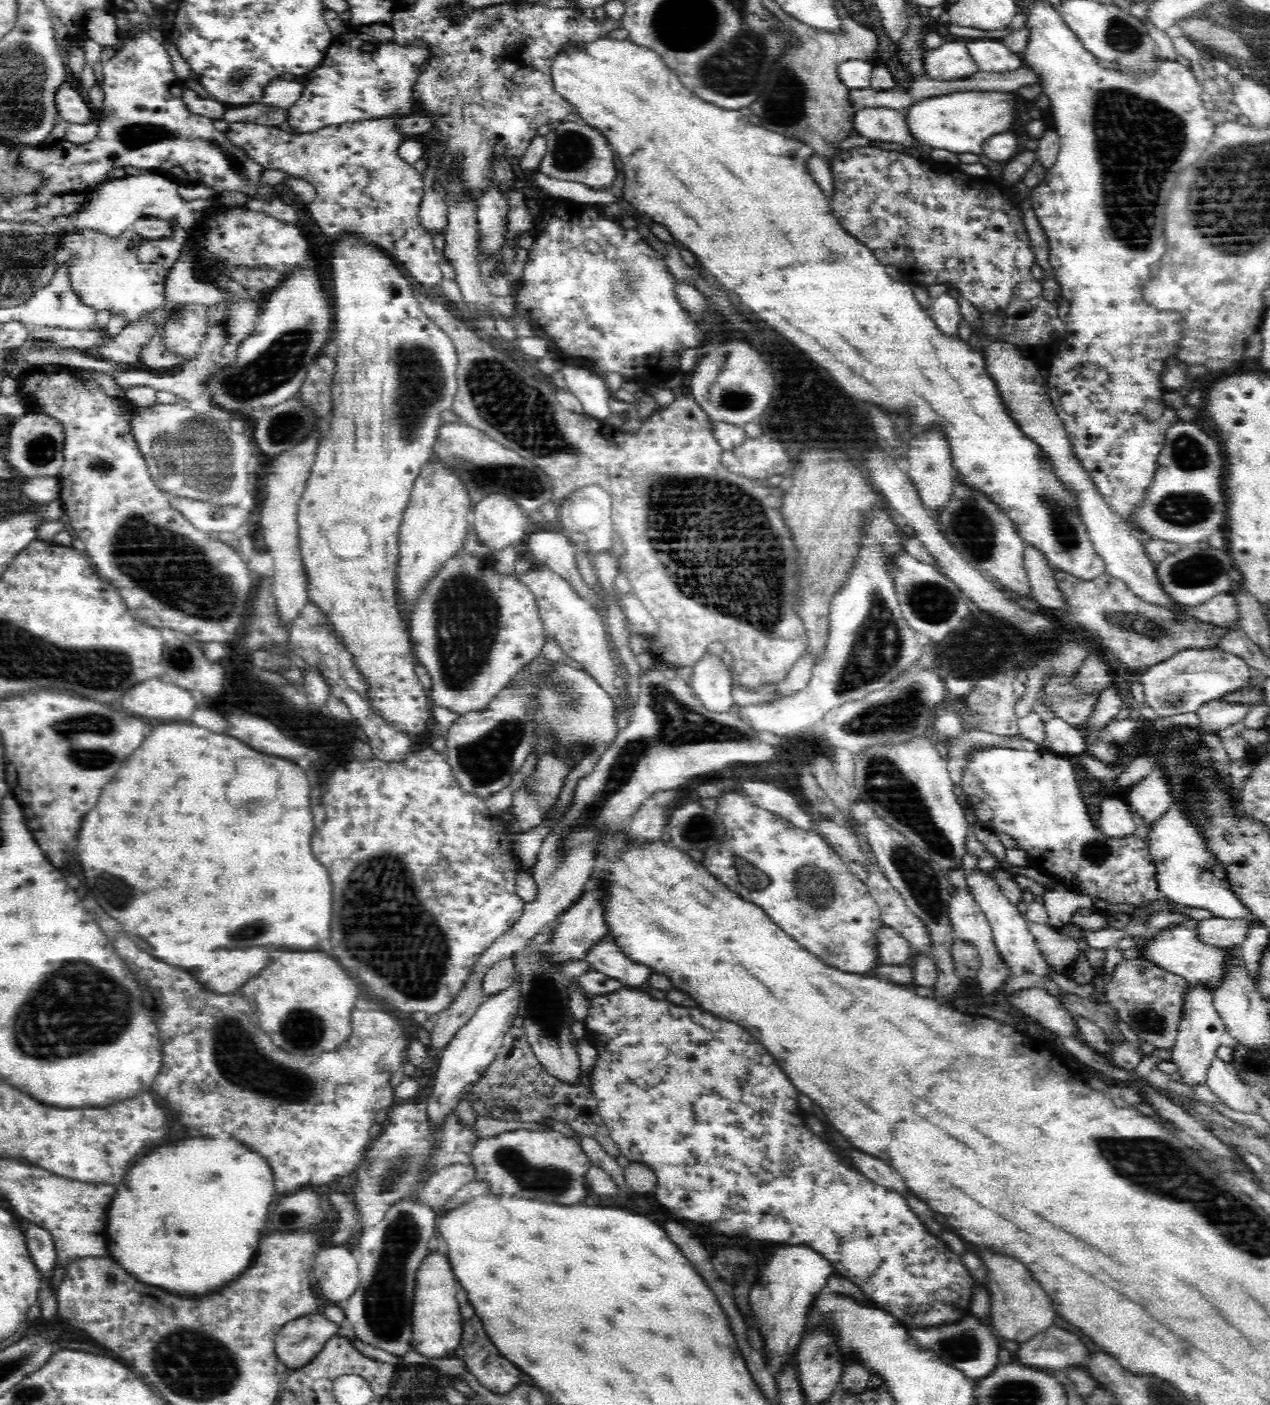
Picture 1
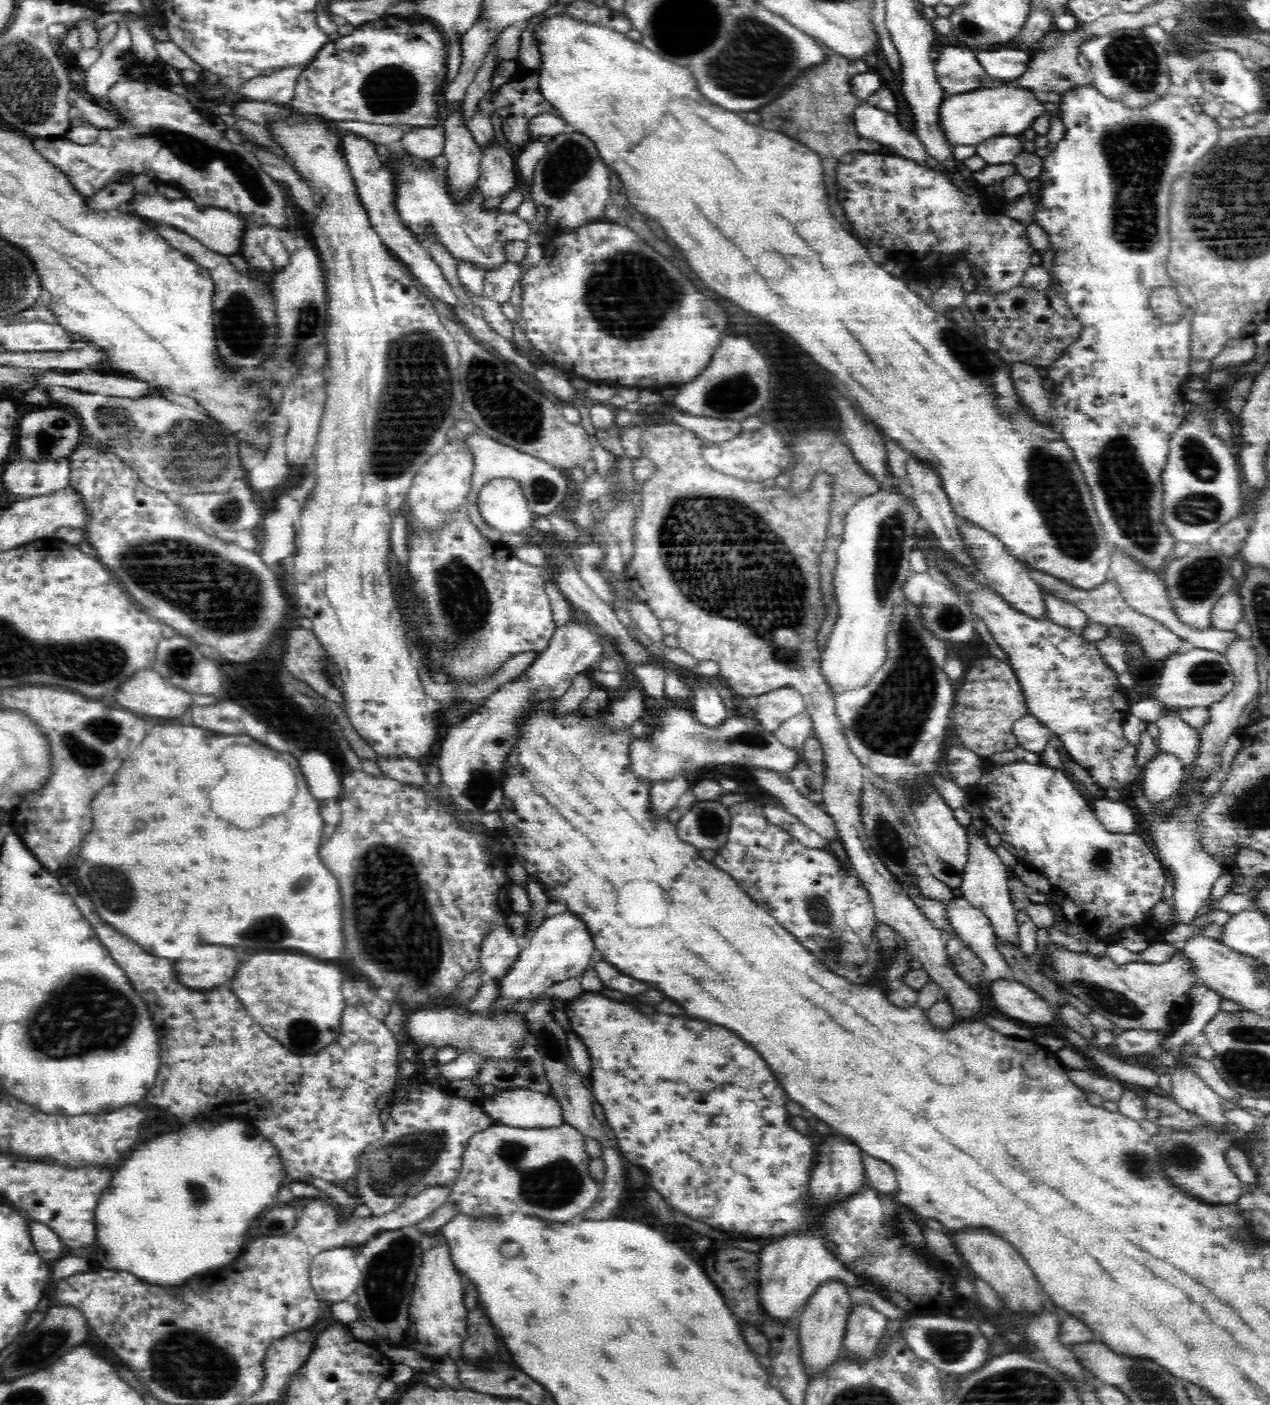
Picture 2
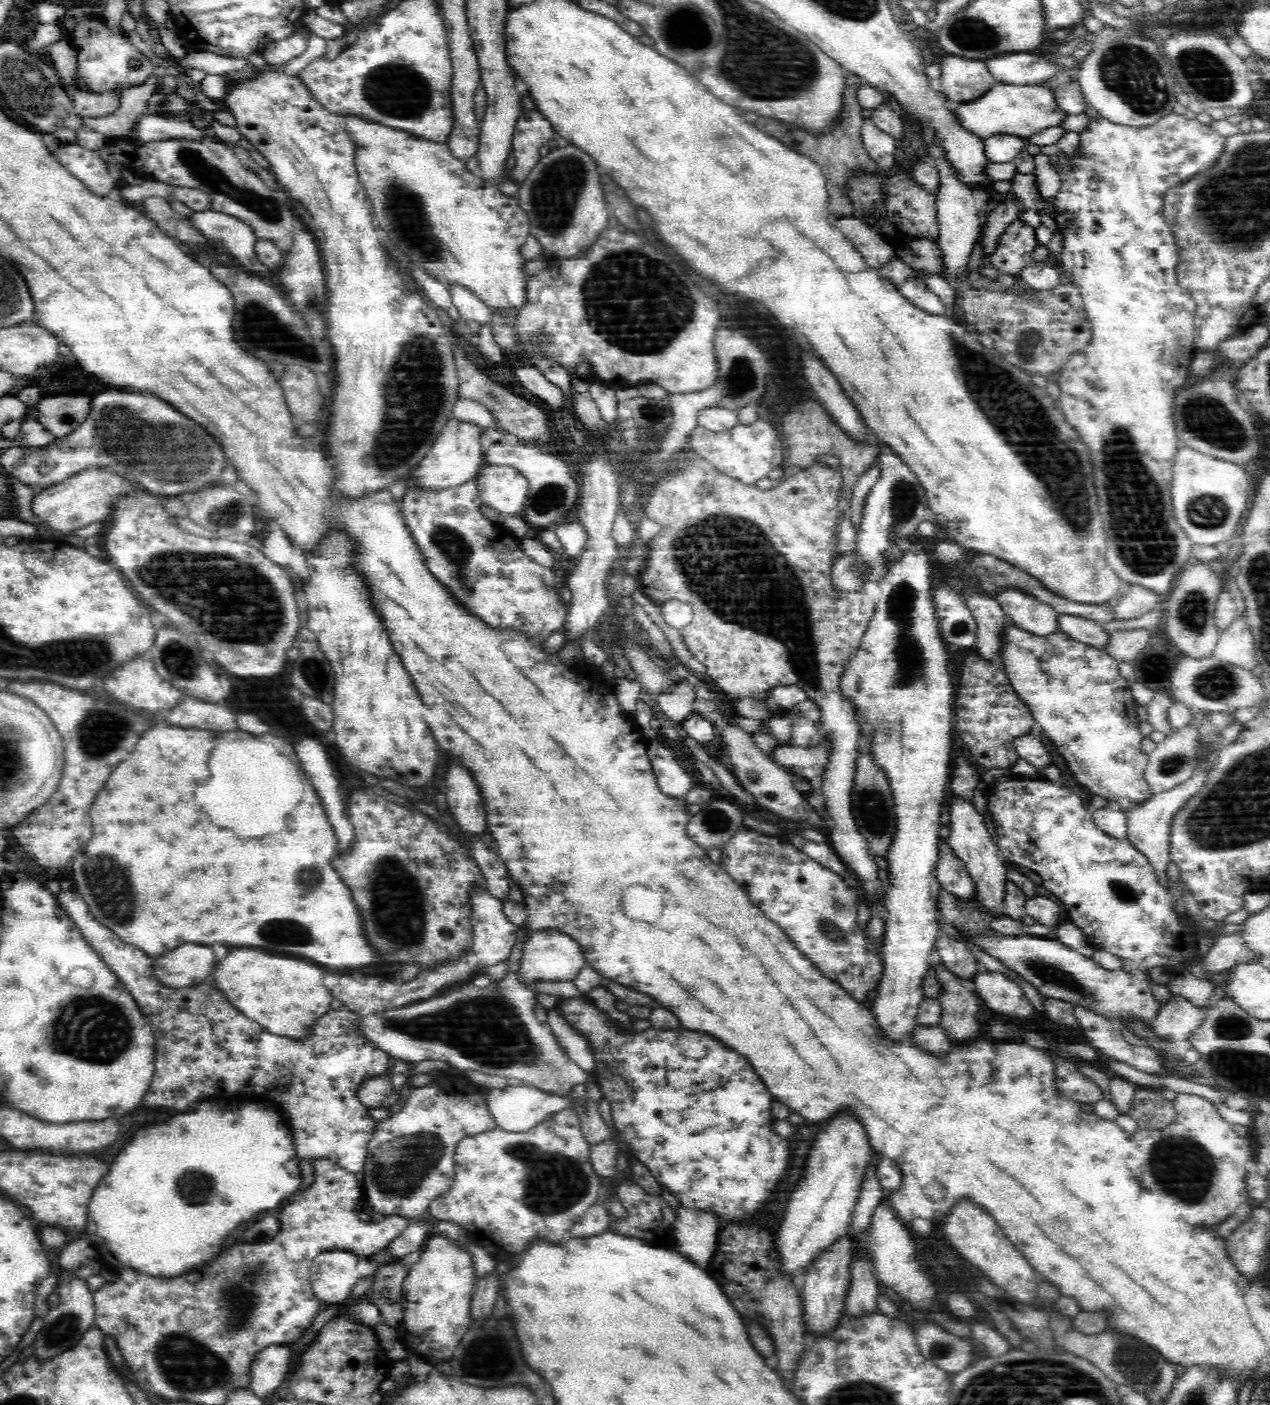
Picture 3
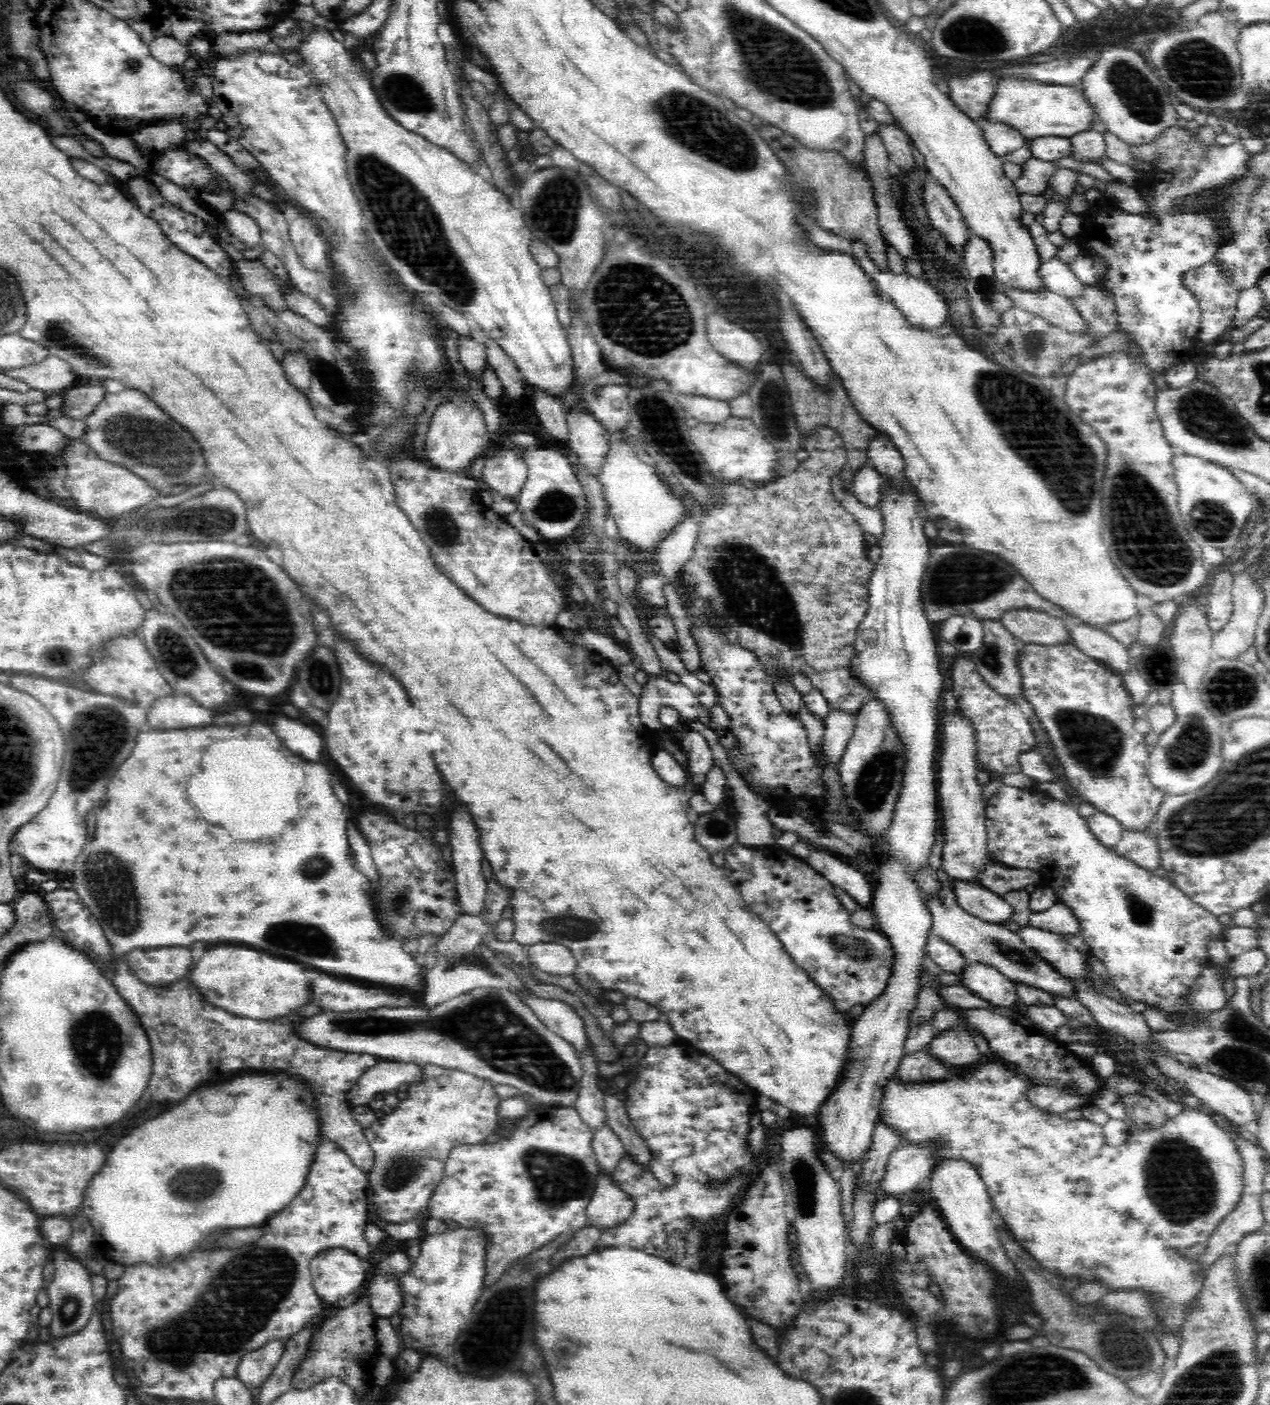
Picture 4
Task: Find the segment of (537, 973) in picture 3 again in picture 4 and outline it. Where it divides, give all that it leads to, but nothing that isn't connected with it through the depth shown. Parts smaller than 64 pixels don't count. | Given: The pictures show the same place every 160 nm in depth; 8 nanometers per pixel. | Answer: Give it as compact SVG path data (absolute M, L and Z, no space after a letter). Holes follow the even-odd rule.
M540 943L529 948L528 960L539 970L554 975L569 975L576 970L577 962L572 953L562 945Z

